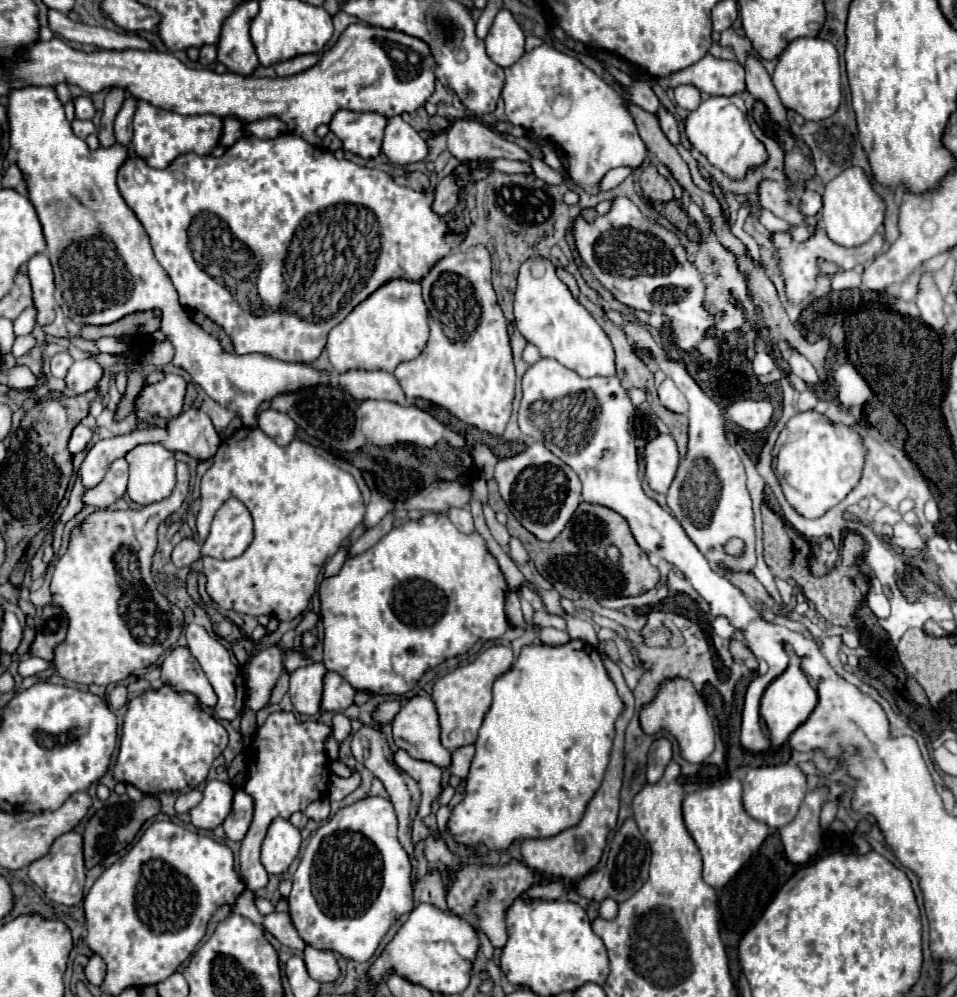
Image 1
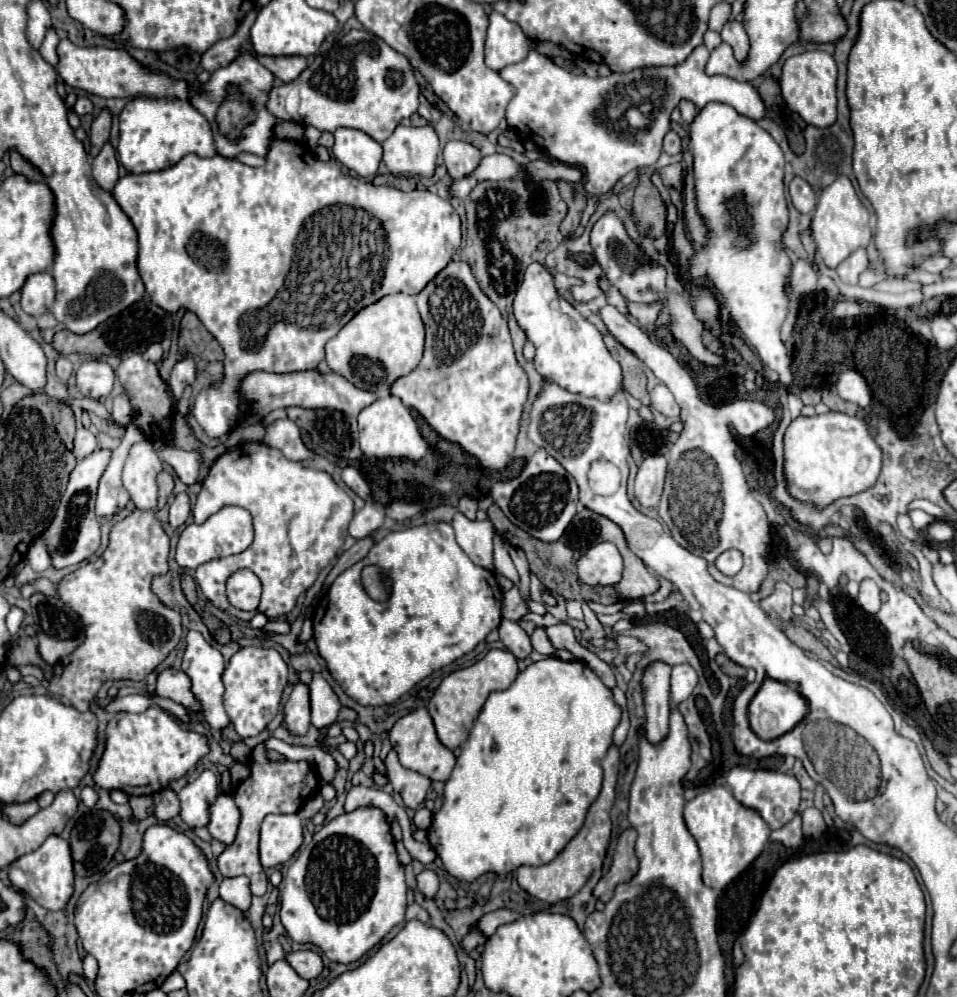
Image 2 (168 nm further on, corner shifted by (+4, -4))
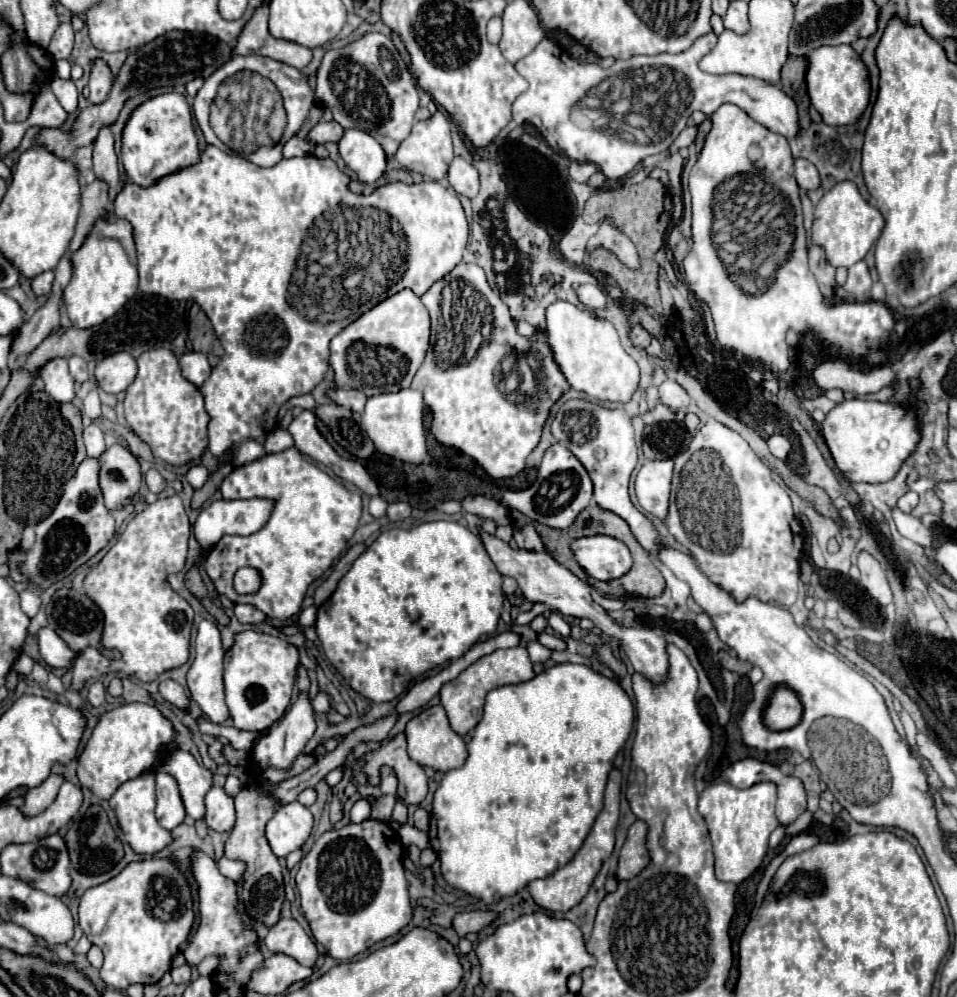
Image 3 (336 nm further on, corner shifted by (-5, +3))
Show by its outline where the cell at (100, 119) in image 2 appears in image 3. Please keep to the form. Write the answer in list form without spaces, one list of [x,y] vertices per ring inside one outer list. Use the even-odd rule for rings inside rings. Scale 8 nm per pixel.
[[[101,129],[97,141],[93,143],[93,171],[97,179],[107,183],[109,199],[115,201],[115,195],[119,193],[119,171],[111,129]]]

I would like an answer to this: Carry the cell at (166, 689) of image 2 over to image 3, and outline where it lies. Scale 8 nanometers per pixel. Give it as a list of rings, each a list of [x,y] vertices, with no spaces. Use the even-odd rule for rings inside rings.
[[[173,679],[161,681],[161,683],[159,683],[159,693],[161,693],[161,697],[163,697],[165,701],[169,701],[171,705],[175,705],[175,707],[181,709],[181,711],[185,711],[185,709],[189,707],[189,699],[187,699],[185,689],[183,689],[177,681],[173,681]]]

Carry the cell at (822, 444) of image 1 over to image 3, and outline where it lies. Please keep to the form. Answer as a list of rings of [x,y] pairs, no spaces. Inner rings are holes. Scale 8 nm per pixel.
[[[861,399],[843,401],[833,407],[821,425],[821,433],[839,471],[851,483],[885,483],[893,479],[901,463],[915,451],[921,439],[915,409],[909,409],[899,403]]]

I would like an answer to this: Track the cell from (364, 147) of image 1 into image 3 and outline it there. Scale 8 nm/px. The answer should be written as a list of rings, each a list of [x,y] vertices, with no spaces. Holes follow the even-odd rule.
[[[359,129],[345,131],[343,139],[339,141],[339,153],[361,183],[375,183],[387,165],[381,145]]]

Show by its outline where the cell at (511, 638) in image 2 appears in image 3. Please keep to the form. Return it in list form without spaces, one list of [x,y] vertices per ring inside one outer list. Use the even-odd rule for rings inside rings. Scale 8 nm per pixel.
[[[531,641],[527,651],[529,651],[529,657],[533,663],[545,663],[551,657],[551,649],[543,647],[539,641]]]

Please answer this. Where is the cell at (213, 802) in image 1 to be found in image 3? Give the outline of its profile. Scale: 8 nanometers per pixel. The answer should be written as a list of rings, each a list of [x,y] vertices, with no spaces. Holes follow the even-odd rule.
[[[173,751],[161,761],[163,763],[159,763],[155,771],[157,773],[163,771],[177,781],[185,813],[191,815],[193,819],[203,819],[205,815],[203,797],[213,785],[213,773],[199,765],[189,751]]]

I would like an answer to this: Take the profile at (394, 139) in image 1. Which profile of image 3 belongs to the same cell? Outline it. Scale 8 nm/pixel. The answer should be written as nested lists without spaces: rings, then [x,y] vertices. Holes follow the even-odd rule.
[[[437,111],[435,115],[431,115],[425,121],[417,121],[413,125],[411,135],[401,143],[395,159],[409,171],[421,173],[427,179],[439,181],[445,177],[447,169],[449,169],[449,161],[453,159],[453,147],[451,147],[451,123],[449,119]]]

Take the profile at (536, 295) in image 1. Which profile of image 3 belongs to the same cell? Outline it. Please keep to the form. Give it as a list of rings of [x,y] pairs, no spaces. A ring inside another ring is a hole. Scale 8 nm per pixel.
[[[557,301],[547,309],[547,337],[557,365],[573,389],[587,393],[595,401],[627,403],[639,387],[639,367],[627,355],[619,331],[595,311],[579,309],[567,301]]]

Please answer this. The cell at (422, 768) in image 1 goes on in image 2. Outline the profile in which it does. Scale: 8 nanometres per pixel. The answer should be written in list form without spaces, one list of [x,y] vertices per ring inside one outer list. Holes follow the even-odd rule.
[[[394,750],[388,752],[386,770],[388,770],[388,780],[390,780],[392,788],[402,794],[404,804],[406,804],[408,808],[418,808],[418,806],[424,802],[426,792],[430,790],[432,780],[430,780],[428,776],[422,776],[422,774],[418,774],[418,772],[414,772],[414,770],[404,768],[404,766],[398,762]]]

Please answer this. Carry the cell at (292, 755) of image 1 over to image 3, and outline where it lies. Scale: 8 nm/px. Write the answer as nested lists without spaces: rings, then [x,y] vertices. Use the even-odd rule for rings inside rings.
[[[245,787],[235,797],[235,809],[237,809],[237,821],[225,843],[225,857],[233,861],[243,861],[247,865],[243,873],[241,901],[251,919],[271,929],[281,919],[281,909],[285,903],[285,887],[283,887],[283,869],[279,865],[279,859],[271,851],[265,839],[265,825],[273,817],[273,813],[279,809],[279,805],[265,805],[265,801],[257,797],[257,793],[249,793],[249,787]]]

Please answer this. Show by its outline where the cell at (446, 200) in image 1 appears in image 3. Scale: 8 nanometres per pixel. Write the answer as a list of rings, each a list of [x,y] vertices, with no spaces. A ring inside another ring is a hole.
[[[571,161],[571,165],[569,165],[569,175],[577,183],[587,183],[589,177],[595,171],[597,171],[597,165],[593,165],[593,163],[577,163],[577,161]]]

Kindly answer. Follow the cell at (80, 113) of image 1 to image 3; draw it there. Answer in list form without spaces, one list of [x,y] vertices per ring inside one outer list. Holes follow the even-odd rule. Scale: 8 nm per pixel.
[[[91,59],[91,75],[89,75],[91,95],[89,95],[89,101],[91,103],[105,101],[111,85],[113,85],[113,73],[107,67],[107,63],[103,59]]]

